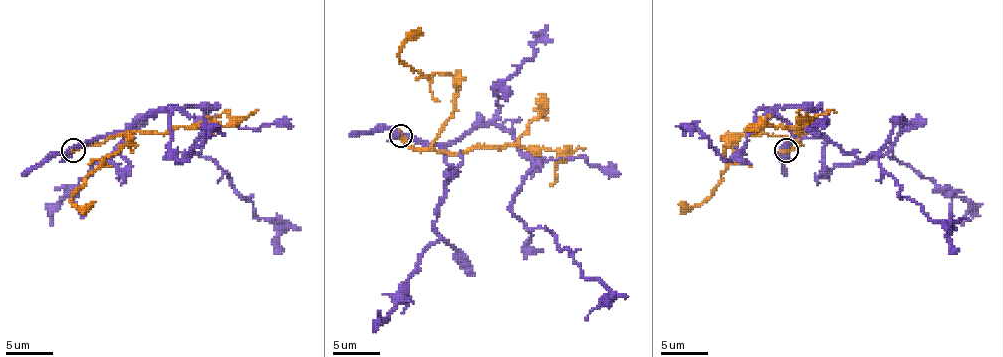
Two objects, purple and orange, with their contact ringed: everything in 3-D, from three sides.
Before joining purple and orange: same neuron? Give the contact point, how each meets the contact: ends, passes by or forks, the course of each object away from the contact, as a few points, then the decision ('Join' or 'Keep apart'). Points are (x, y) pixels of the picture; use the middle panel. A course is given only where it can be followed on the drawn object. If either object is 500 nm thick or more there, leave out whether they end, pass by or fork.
Place: (401, 135). At the ring purple passes by. At the ring orange ends. Course of purple: (401, 136), (453, 143), (498, 124), (540, 164), (522, 181), (512, 212), (604, 285), (609, 296), (585, 320). Course of orange: (401, 136), (415, 148), (427, 148), (453, 110), (451, 75), (420, 75), (399, 58), (406, 42), (422, 32). Keep apart

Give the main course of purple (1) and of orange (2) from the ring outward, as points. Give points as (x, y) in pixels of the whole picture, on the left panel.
1: (74, 150), (149, 114), (201, 107), (213, 126), (185, 161), (213, 159), (260, 218), (281, 223), (258, 220)
2: (74, 150), (100, 145), (126, 133), (128, 135), (123, 145), (93, 171), (71, 197), (78, 206), (95, 201)

